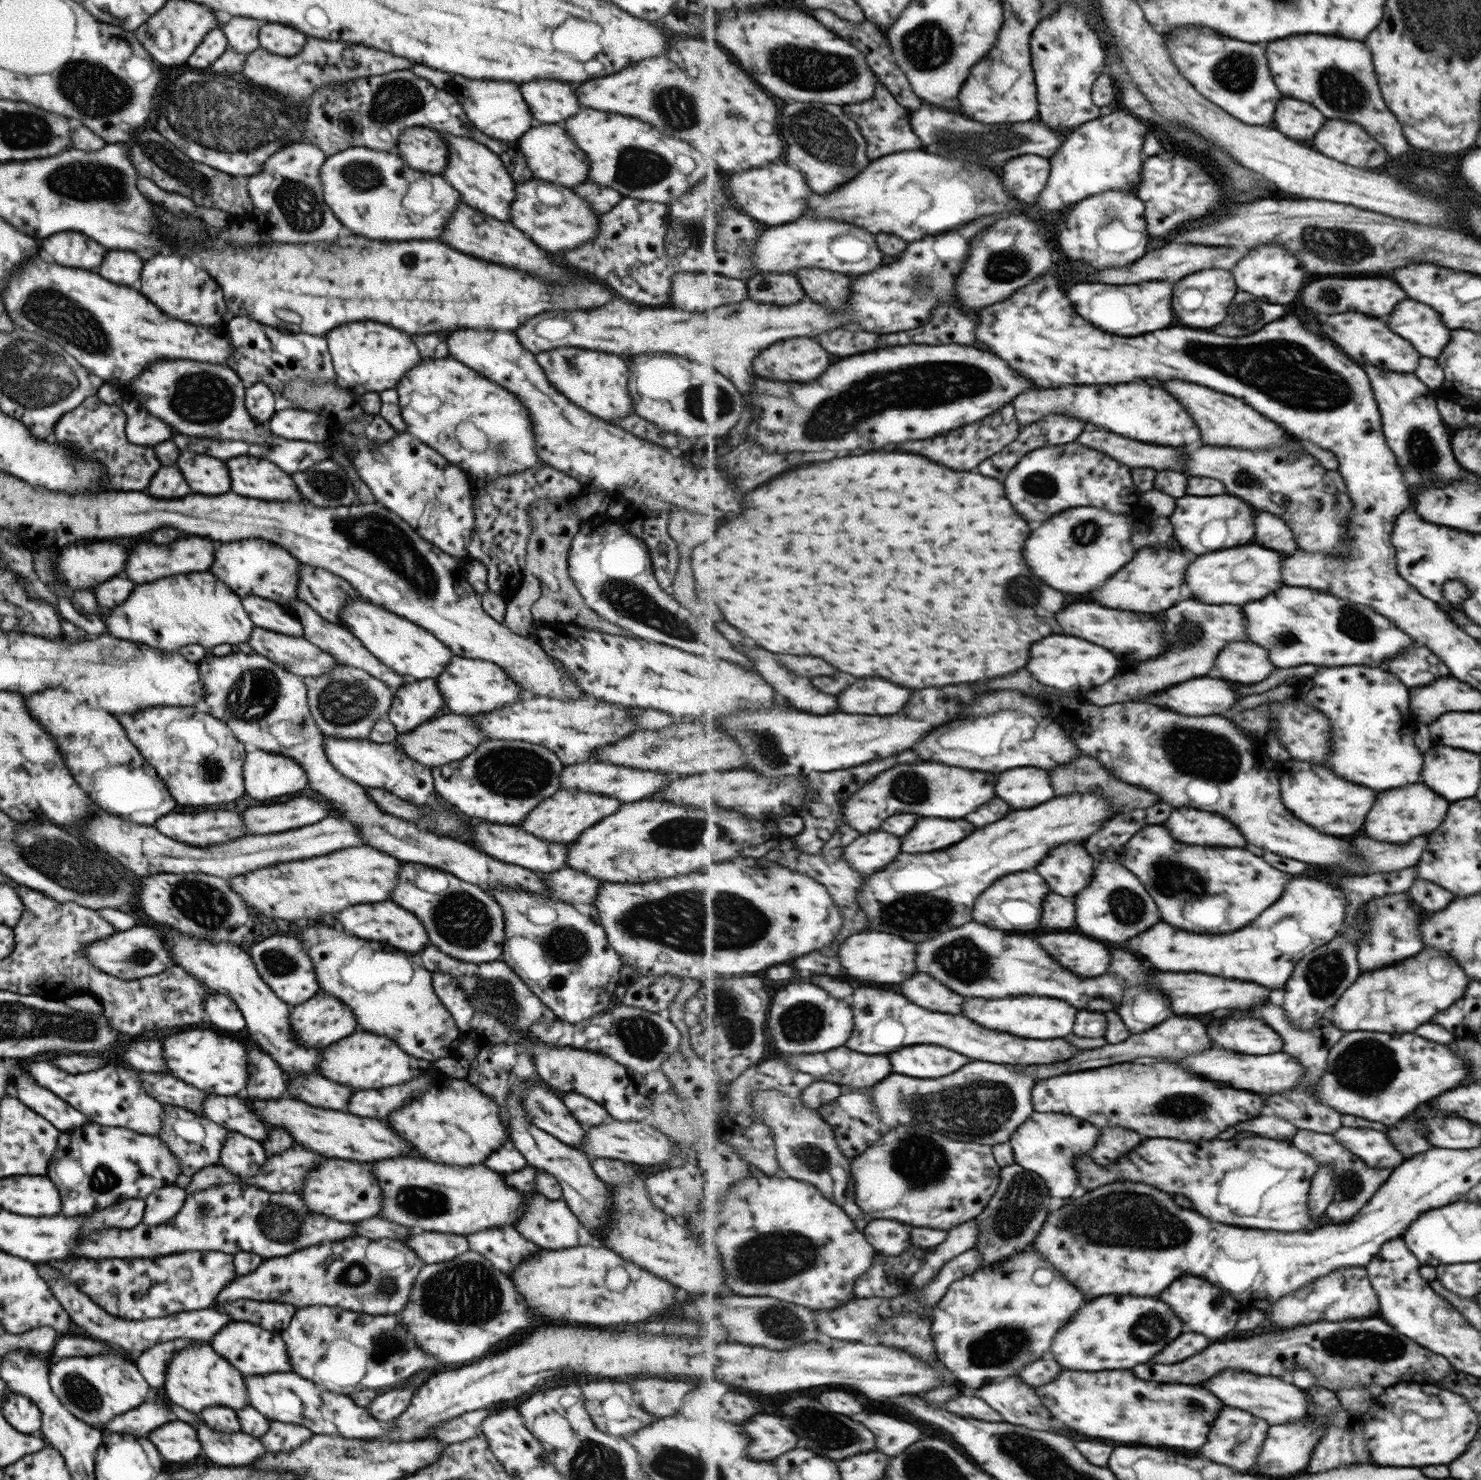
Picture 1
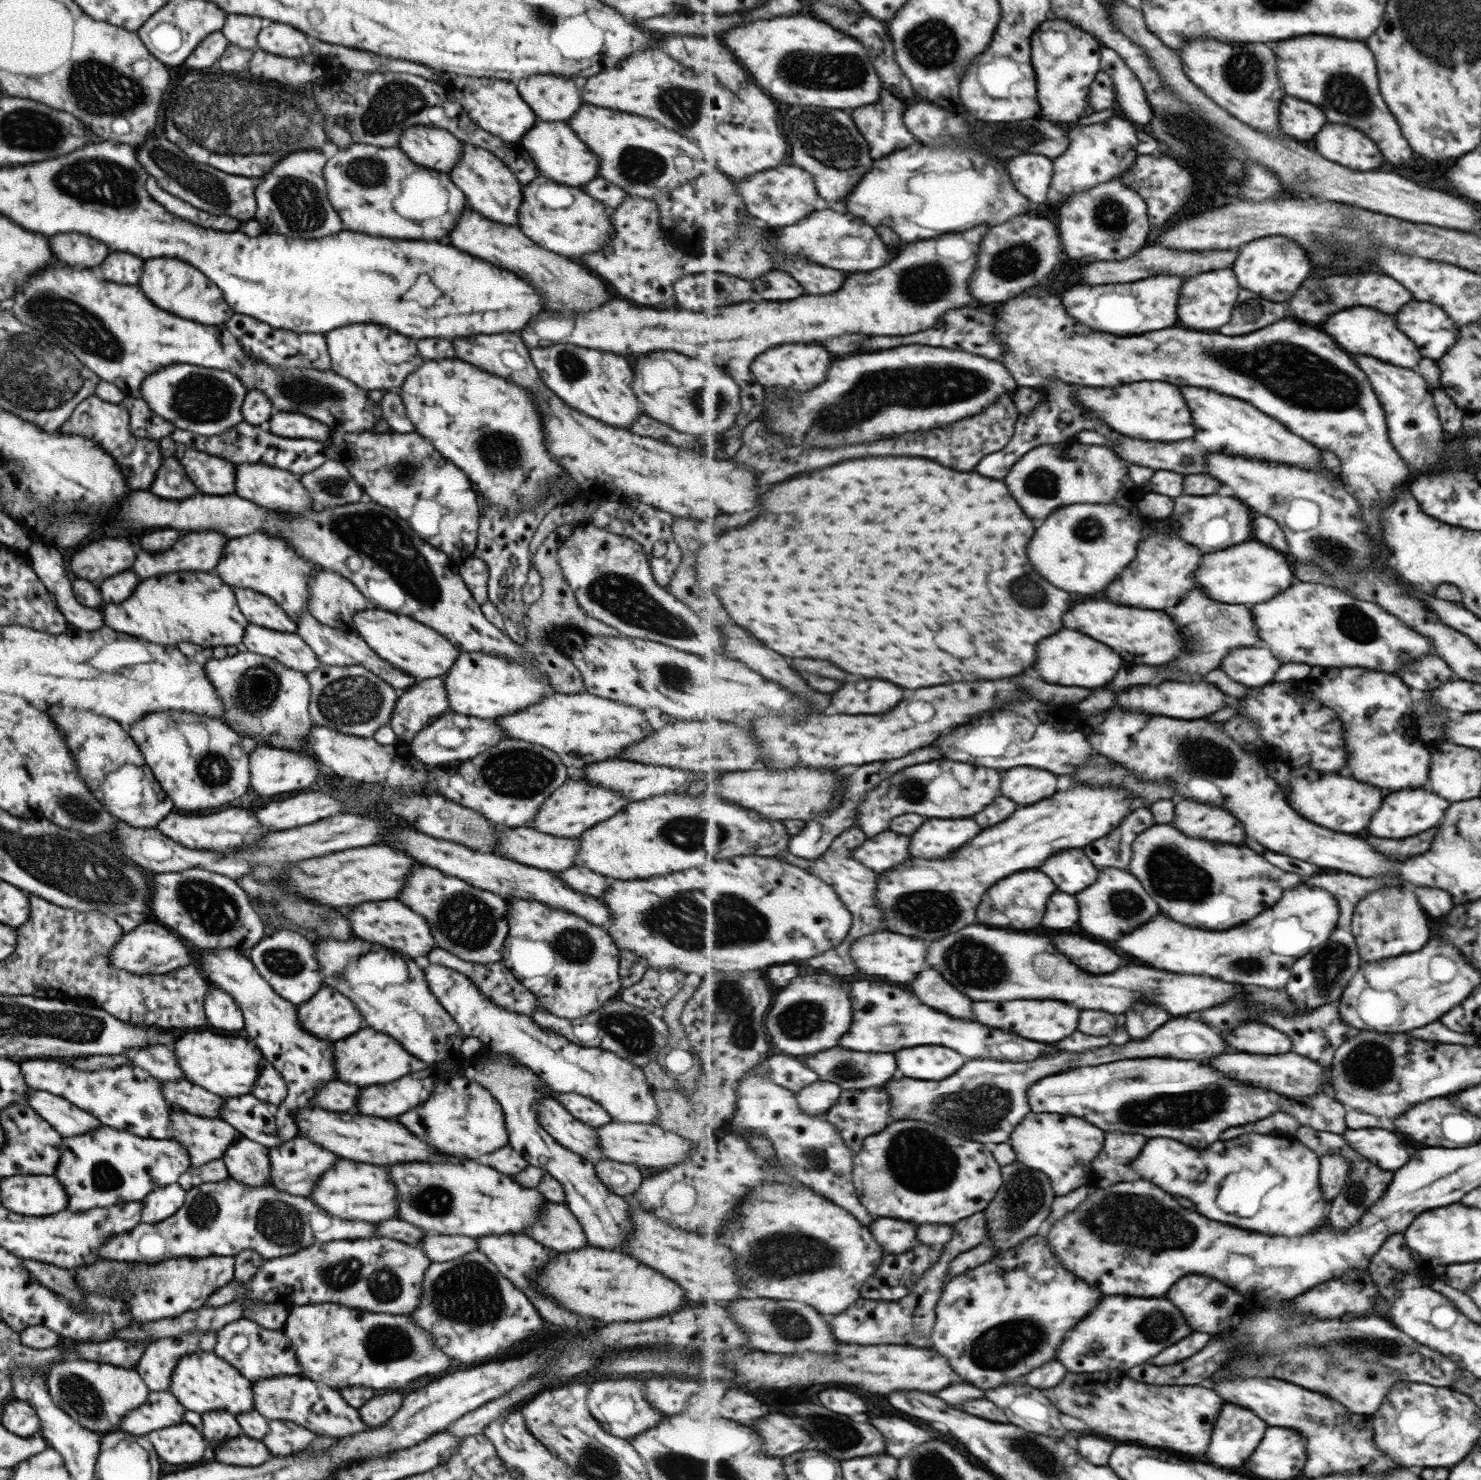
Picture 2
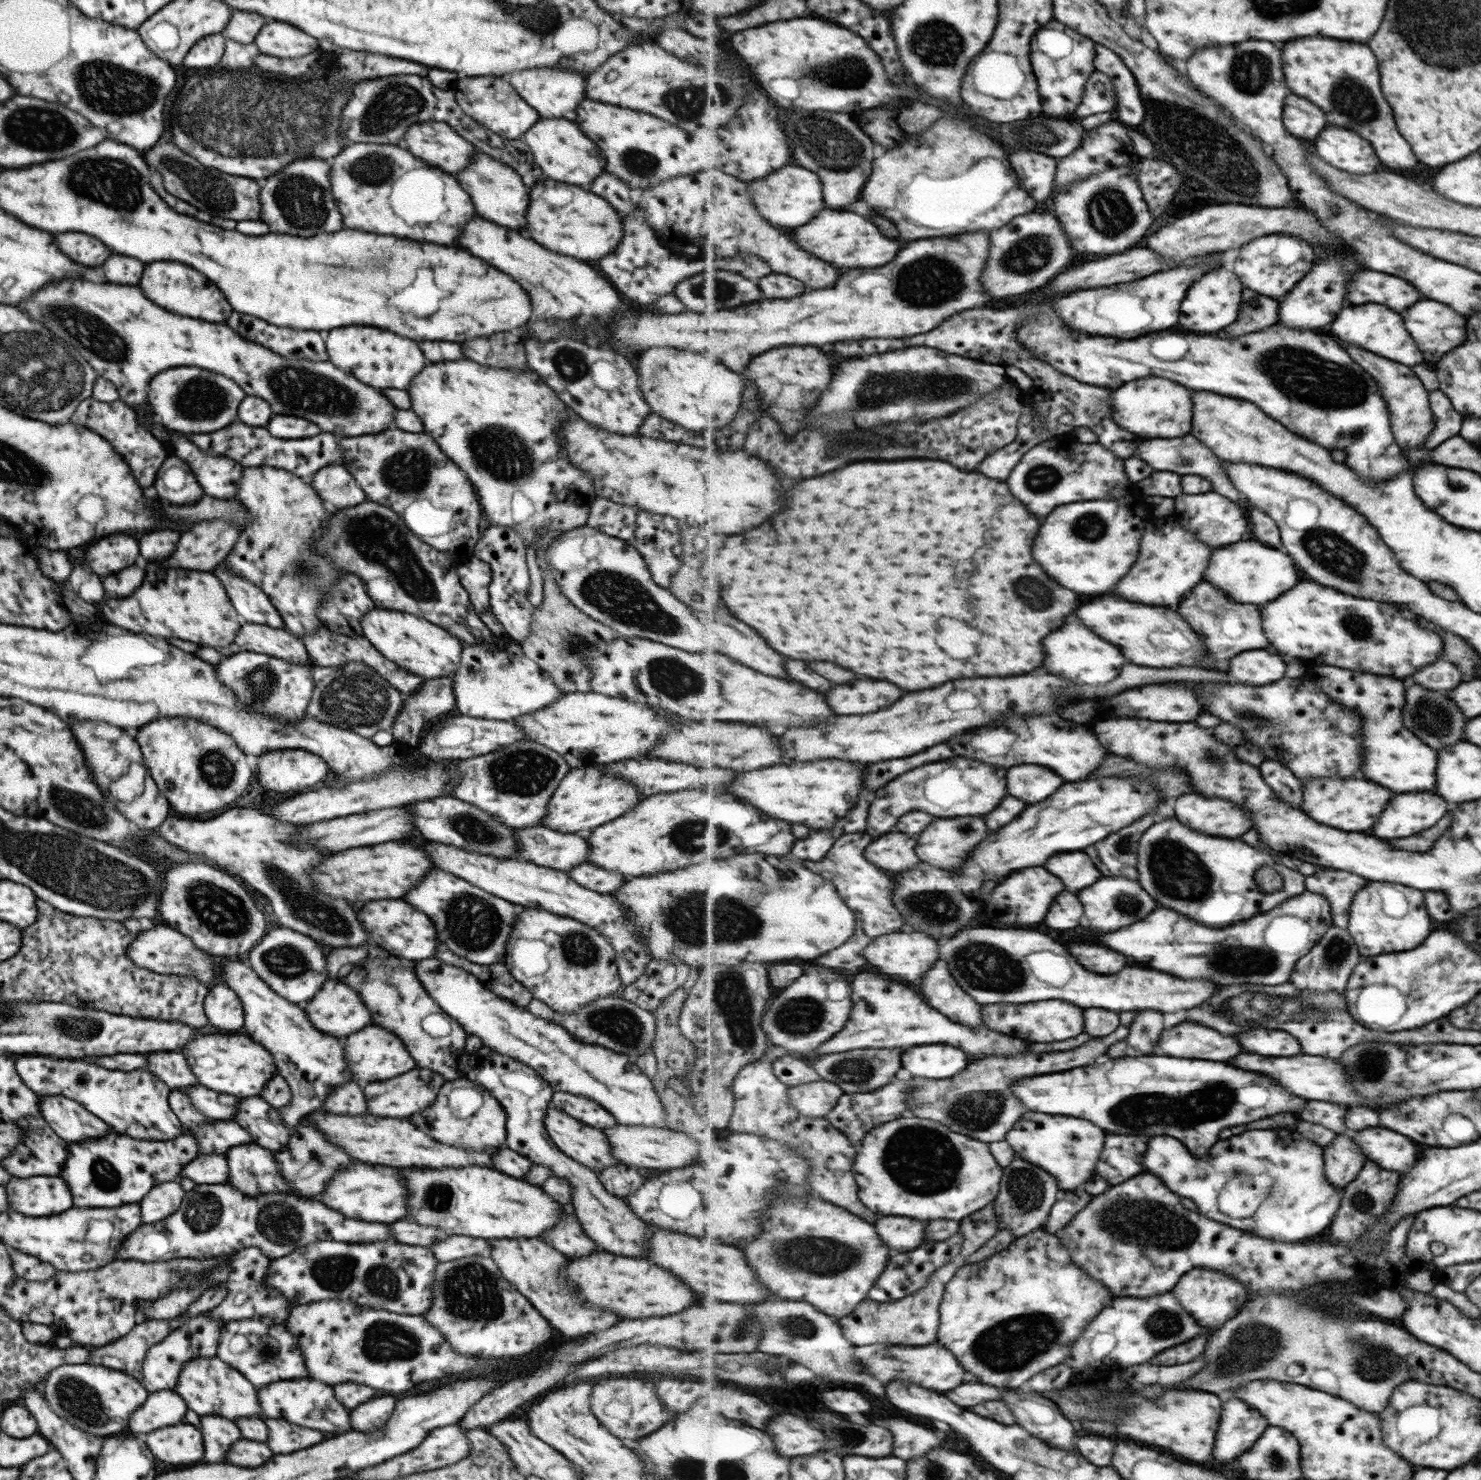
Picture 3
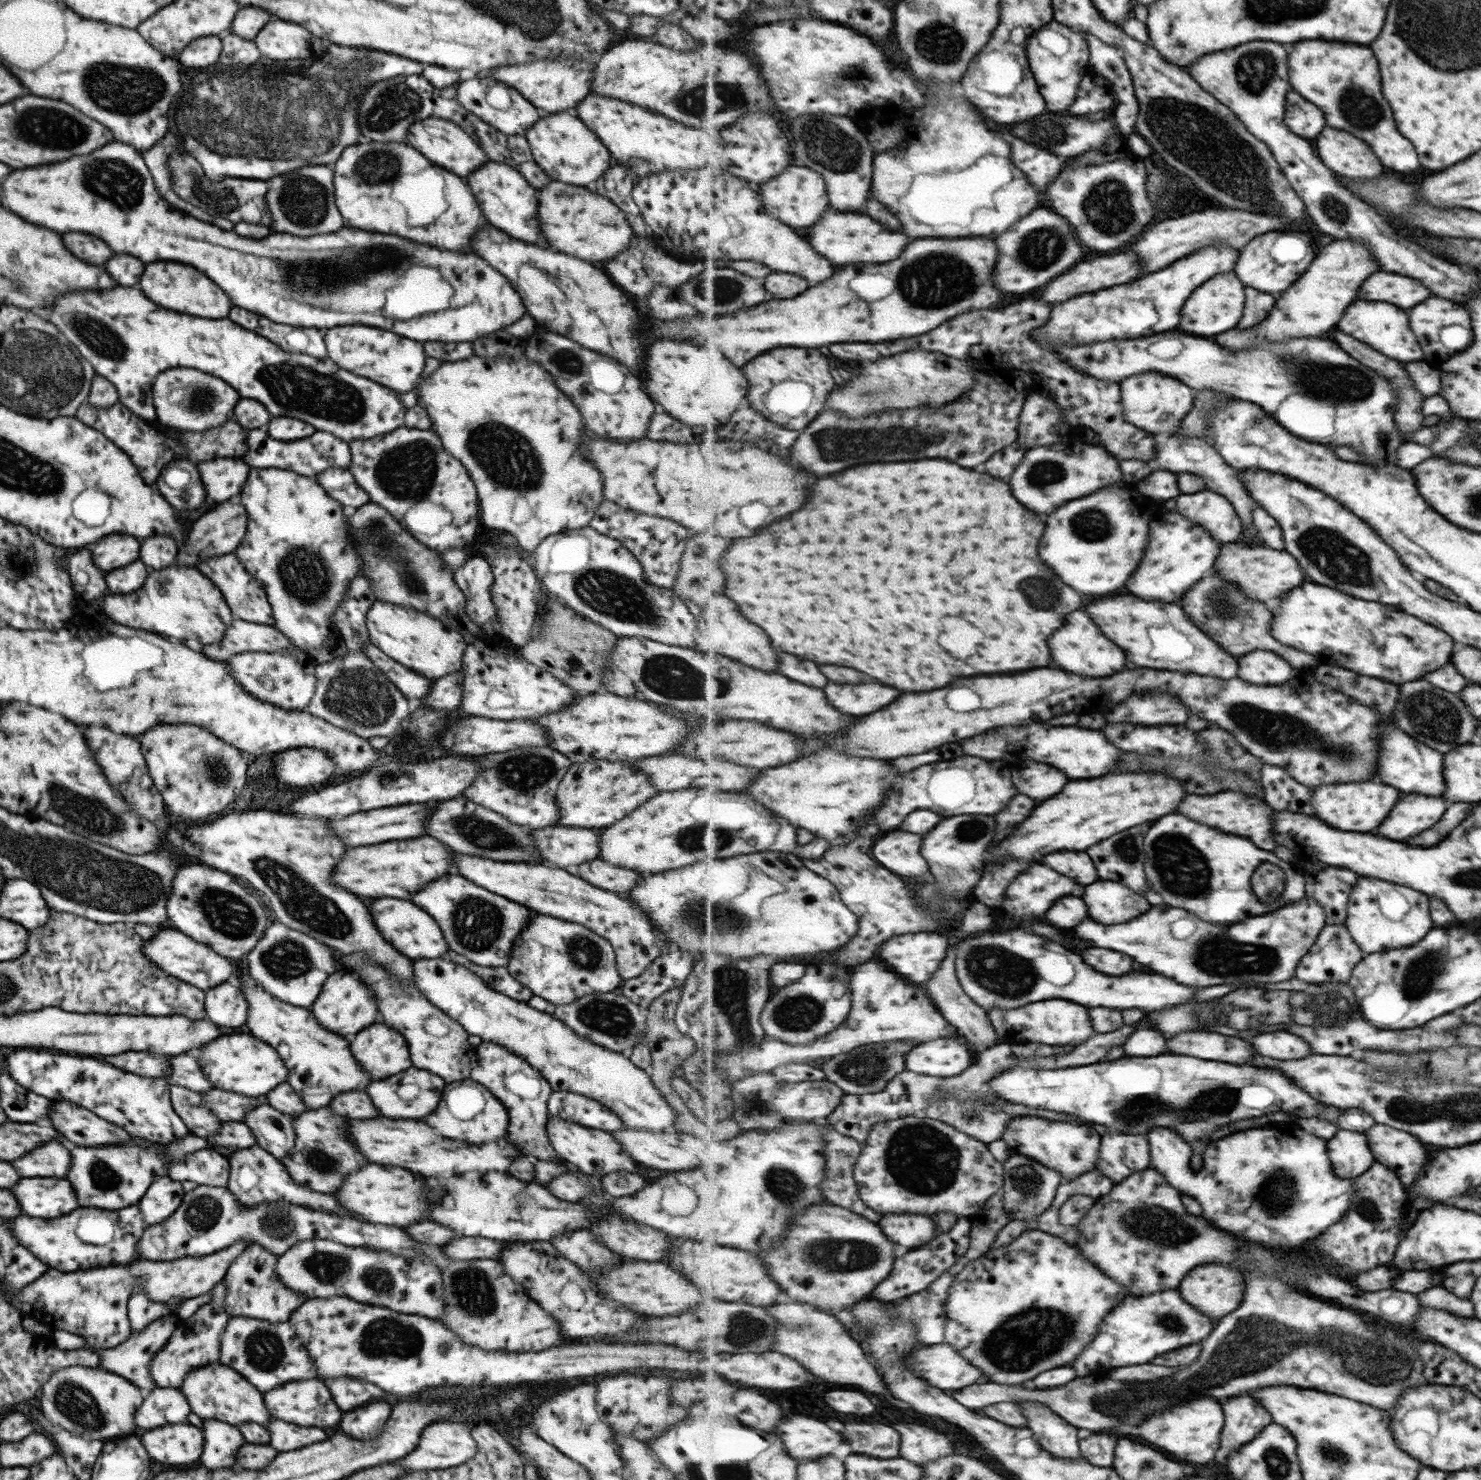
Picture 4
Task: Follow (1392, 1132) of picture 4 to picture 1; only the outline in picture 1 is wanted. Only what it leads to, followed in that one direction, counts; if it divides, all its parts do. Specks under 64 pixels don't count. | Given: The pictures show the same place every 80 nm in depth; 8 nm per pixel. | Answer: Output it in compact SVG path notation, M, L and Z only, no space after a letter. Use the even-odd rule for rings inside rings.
M1342 1126L1333 1133L1333 1136L1371 1167L1393 1169L1403 1160L1399 1156L1400 1151L1392 1145L1391 1138L1388 1138L1384 1129L1379 1126L1375 1128Z

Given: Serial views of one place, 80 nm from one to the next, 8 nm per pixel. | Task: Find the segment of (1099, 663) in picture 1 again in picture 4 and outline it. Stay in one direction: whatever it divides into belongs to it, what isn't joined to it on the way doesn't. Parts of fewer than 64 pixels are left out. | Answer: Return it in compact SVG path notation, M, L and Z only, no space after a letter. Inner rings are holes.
M1083 610L1073 612L1069 622L1065 622L1065 626L1053 634L1053 668L1091 678L1105 678L1121 672L1125 668L1125 660L1125 652L1115 642L1111 642Z

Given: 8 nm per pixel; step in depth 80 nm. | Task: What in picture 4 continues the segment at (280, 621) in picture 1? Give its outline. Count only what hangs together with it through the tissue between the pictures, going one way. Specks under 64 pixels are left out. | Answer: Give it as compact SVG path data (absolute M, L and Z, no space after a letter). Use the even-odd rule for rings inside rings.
M230 552L229 554L202 558L202 562L198 562L195 568L219 589L234 618L273 627L274 618L272 617L272 610L267 602L261 583L247 574L236 554Z

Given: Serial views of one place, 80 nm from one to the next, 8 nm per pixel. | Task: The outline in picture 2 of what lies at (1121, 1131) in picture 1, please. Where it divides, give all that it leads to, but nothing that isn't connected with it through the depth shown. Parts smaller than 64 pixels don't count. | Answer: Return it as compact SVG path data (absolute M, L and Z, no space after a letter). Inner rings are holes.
M1106 1131L1101 1154L1093 1160L1095 1172L1105 1183L1120 1183L1133 1177L1129 1164L1141 1154L1147 1138L1141 1134Z

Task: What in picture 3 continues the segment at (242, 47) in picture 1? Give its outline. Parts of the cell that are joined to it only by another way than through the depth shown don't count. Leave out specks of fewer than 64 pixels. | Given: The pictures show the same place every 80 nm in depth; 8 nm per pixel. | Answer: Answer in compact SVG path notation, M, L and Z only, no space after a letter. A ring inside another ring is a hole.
M233 10L221 34L239 44L251 44L259 29L268 21L265 16L254 12Z

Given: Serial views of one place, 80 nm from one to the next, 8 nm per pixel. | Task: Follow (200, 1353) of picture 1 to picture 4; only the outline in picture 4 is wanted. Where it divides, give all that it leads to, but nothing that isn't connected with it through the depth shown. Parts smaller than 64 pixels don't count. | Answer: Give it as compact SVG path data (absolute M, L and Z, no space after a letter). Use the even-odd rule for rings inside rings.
M219 1361L188 1370L178 1386L186 1398L190 1411L202 1419L215 1419L237 1426L240 1422L255 1422L265 1426L270 1414L264 1405L262 1393L232 1368Z

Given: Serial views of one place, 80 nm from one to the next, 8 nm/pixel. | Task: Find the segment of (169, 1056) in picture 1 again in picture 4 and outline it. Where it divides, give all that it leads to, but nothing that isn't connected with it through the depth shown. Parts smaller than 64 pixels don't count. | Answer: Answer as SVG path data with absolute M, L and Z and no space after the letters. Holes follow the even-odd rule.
M235 1033L218 1036L206 1042L194 1054L206 1079L219 1090L243 1096L263 1097L287 1078L287 1070L281 1066L281 1060L275 1054L275 1050L250 1034Z

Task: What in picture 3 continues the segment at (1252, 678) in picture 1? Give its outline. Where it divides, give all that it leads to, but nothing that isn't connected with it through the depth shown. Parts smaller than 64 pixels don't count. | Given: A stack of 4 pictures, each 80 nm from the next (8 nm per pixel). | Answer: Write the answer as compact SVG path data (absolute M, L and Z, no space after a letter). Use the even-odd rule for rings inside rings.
M1249 650L1231 660L1231 674L1245 684L1265 686L1281 680L1285 676L1287 660L1269 650Z

